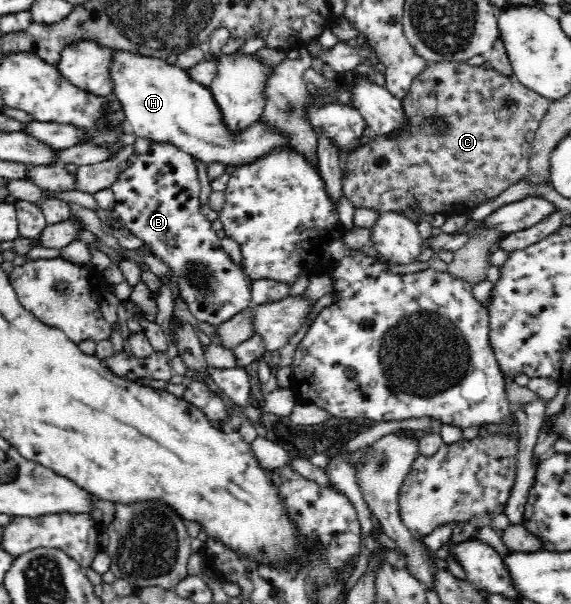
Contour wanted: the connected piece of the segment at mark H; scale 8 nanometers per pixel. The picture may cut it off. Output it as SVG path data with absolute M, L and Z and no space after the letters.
M112 49L109 64L110 65L108 66L108 74L110 74L110 81L113 90L112 98L117 99L117 103L119 103L119 105L121 106L121 111L123 111L124 120L128 126L128 131L132 134L135 134L138 137L150 138L151 141L155 142L173 143L181 150L195 156L196 158L200 158L201 160L203 160L203 162L206 162L207 165L209 162L213 162L213 160L215 160L217 162L221 162L224 166L228 167L229 169L232 169L237 165L241 165L249 161L254 161L258 158L258 156L269 152L273 147L282 147L283 145L291 147L290 144L288 144L288 142L284 142L282 136L275 134L274 130L268 130L266 126L262 126L262 124L258 124L258 122L255 122L253 125L247 128L247 130L243 130L243 132L241 132L239 136L236 136L236 134L232 134L232 132L228 132L228 130L224 128L221 113L219 113L219 107L215 105L215 101L213 101L213 95L211 95L211 90L209 89L209 87L201 86L201 84L195 82L195 79L192 79L190 77L188 71L183 70L182 68L179 68L176 65L167 63L166 59L147 57L129 51L124 51L121 49Z

